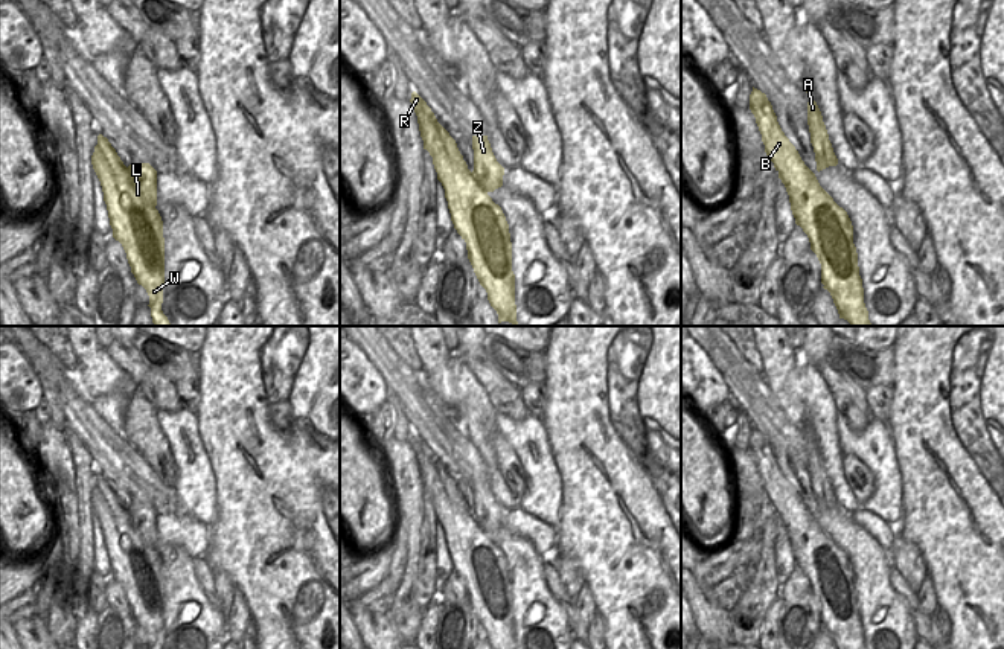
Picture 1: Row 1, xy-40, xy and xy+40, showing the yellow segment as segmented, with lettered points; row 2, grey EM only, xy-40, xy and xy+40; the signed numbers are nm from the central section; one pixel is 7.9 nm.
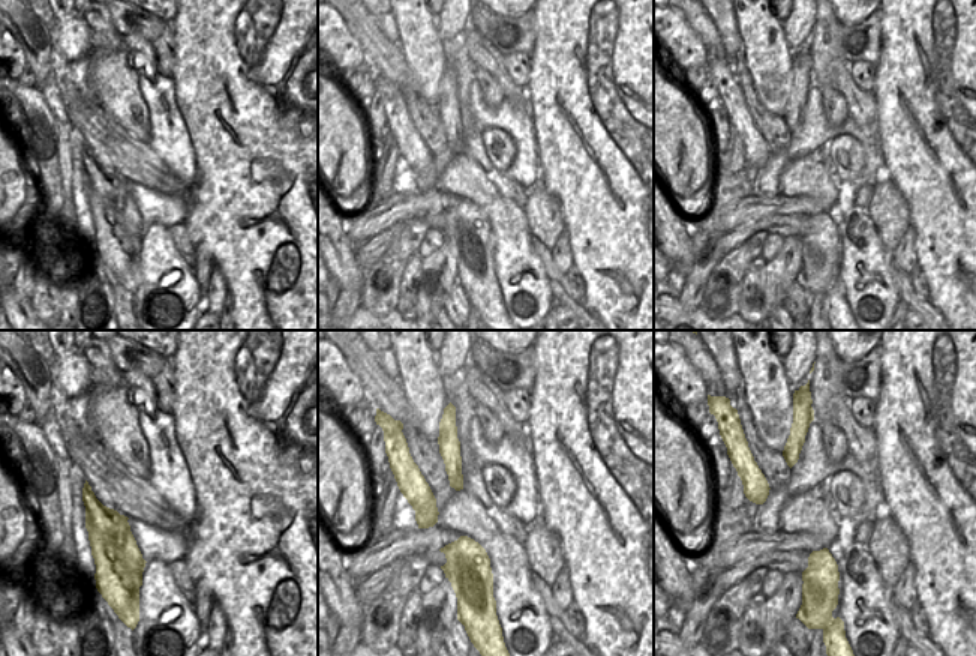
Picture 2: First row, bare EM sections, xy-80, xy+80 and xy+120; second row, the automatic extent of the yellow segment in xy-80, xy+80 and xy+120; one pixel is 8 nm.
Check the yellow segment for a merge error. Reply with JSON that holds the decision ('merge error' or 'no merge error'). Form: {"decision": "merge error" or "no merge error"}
{"decision": "merge error"}

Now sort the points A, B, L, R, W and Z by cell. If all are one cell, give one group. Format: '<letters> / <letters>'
A Z / B L R W

